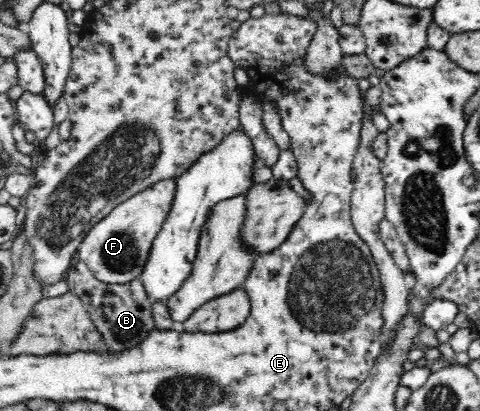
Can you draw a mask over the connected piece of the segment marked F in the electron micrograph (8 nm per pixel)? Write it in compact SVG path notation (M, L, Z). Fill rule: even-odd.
M166 178L120 202L84 236L76 259L83 261L101 282L125 284L139 278L154 238L171 210L175 190L176 179Z

